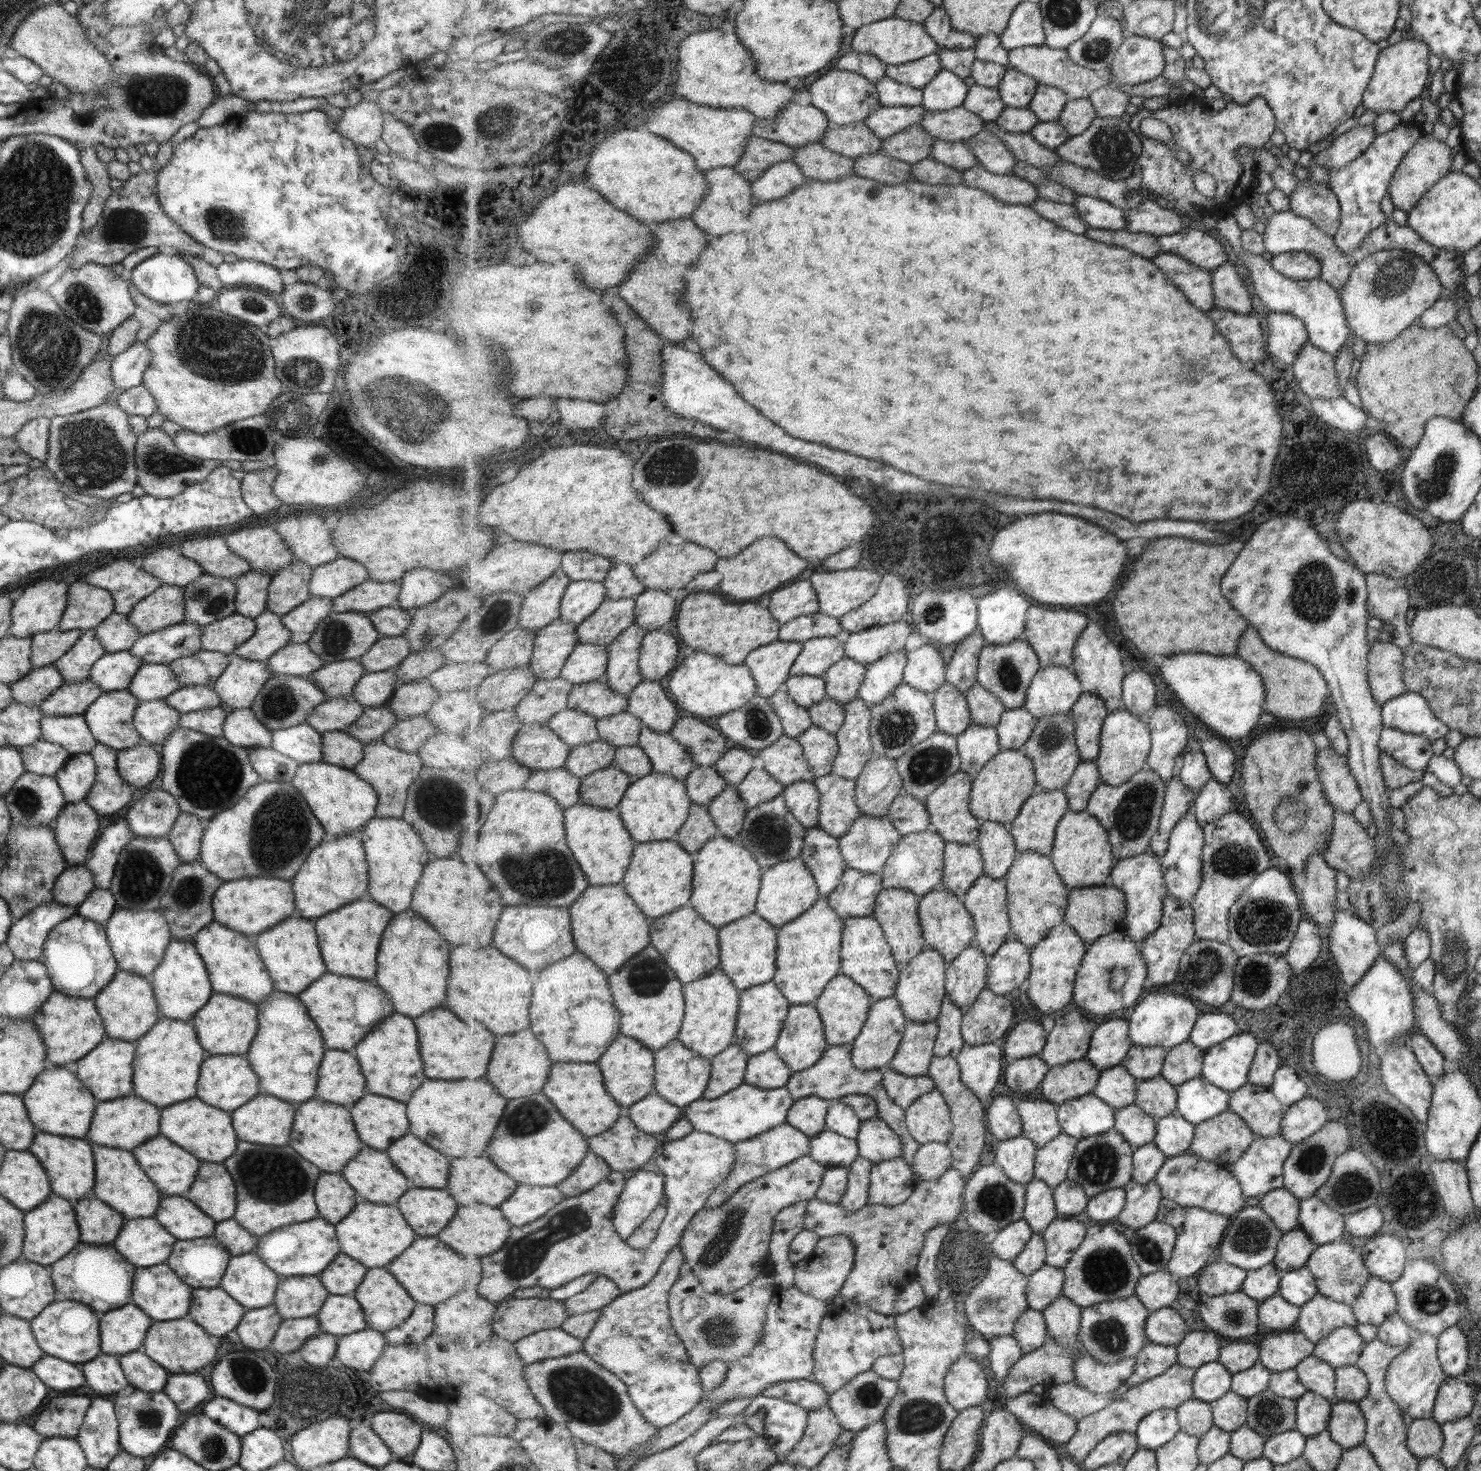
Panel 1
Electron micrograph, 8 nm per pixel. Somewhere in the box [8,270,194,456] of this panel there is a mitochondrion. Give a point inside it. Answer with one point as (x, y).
(48, 347)

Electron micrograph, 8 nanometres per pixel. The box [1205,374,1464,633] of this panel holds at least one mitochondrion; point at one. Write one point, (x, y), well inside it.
(1314, 595)

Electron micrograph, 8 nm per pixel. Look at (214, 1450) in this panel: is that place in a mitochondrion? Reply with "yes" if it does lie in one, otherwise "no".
yes

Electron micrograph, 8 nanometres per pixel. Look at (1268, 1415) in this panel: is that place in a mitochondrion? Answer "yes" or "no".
yes

